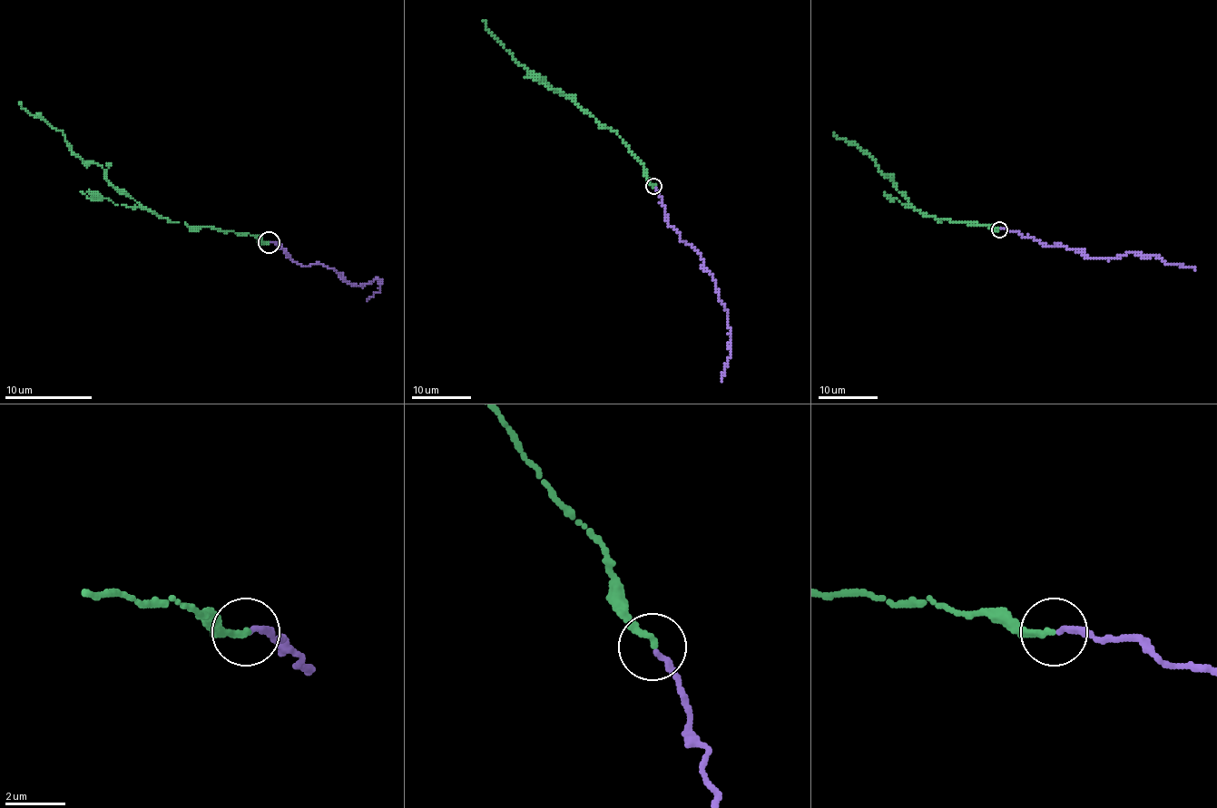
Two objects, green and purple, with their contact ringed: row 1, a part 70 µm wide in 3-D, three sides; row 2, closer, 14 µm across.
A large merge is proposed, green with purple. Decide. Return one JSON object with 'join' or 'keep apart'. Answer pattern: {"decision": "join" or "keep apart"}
{"decision": "join"}

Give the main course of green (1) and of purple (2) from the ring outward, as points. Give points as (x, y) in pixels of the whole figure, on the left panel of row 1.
1: (269, 242), (170, 222), (146, 209), (120, 194), (100, 165), (87, 163), (61, 131), (19, 102)
2: (270, 242), (303, 266), (340, 272), (351, 286), (376, 277), (379, 292), (367, 301)

